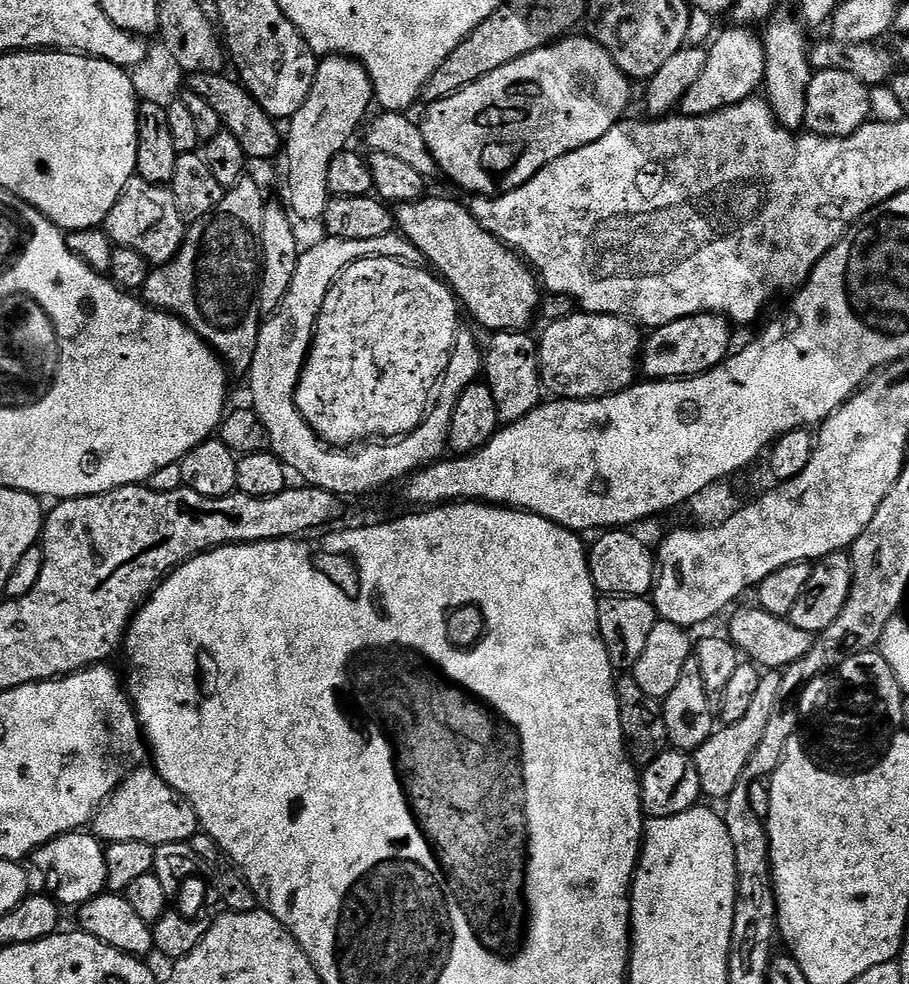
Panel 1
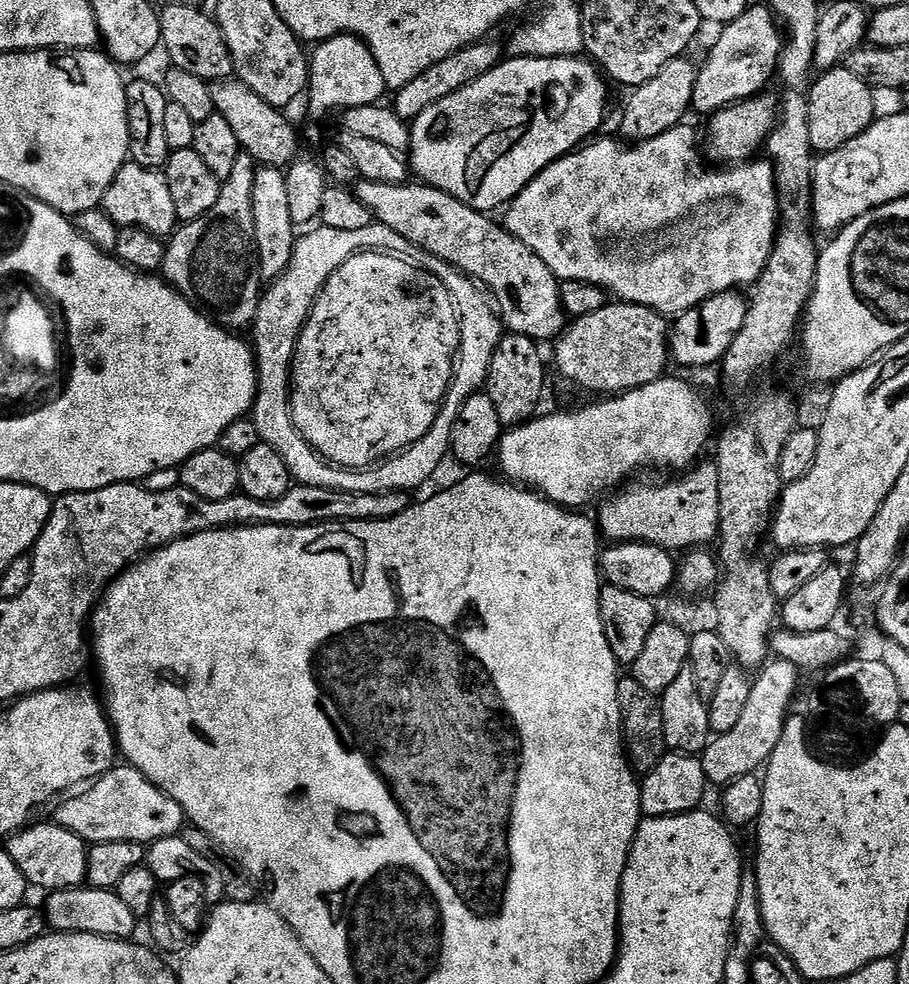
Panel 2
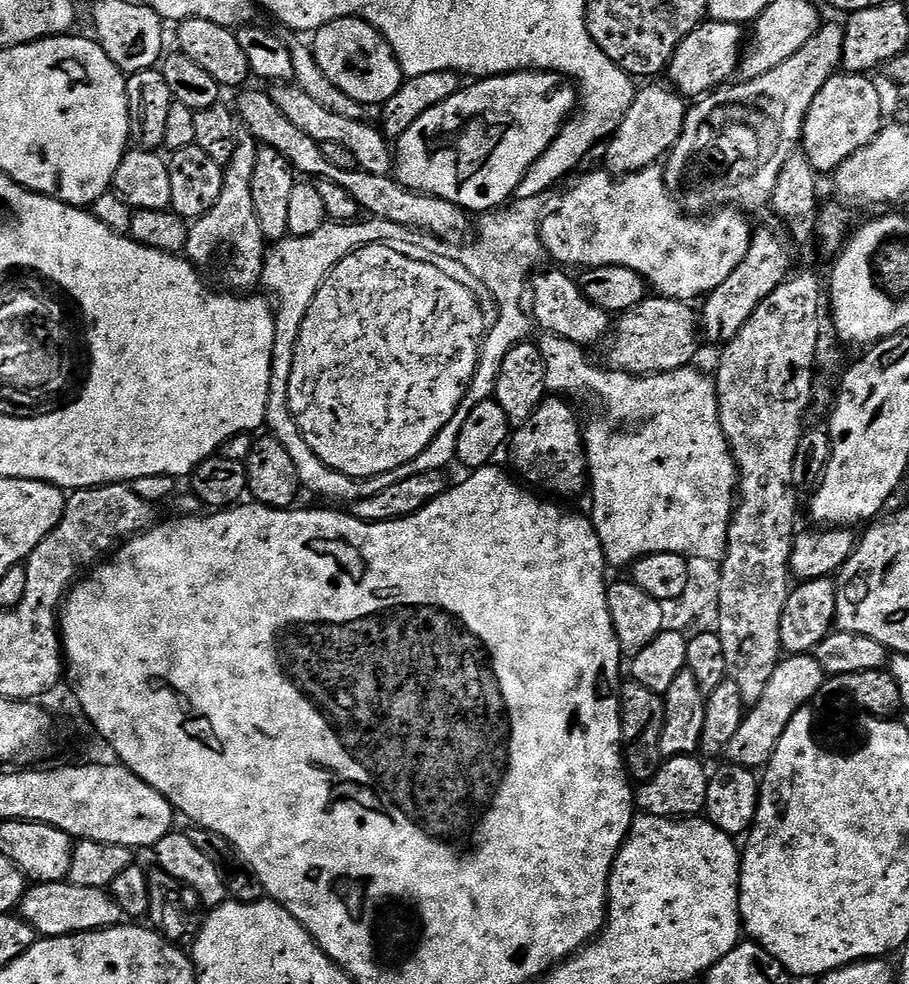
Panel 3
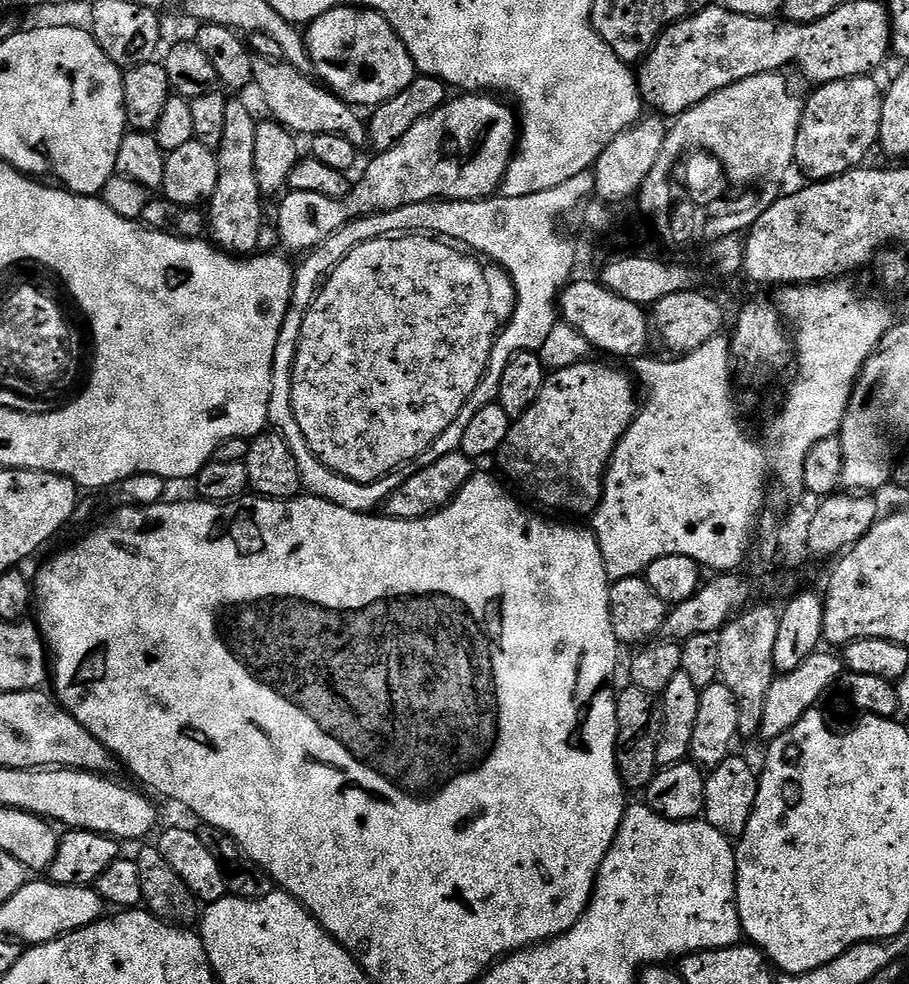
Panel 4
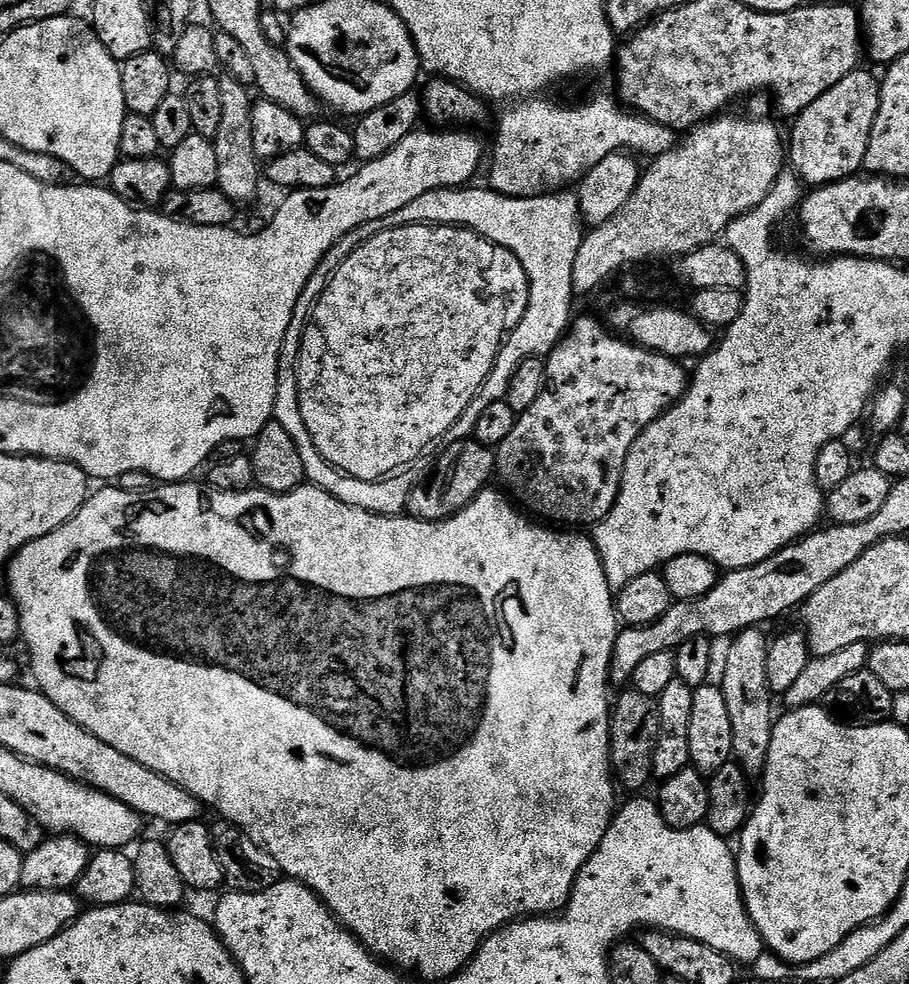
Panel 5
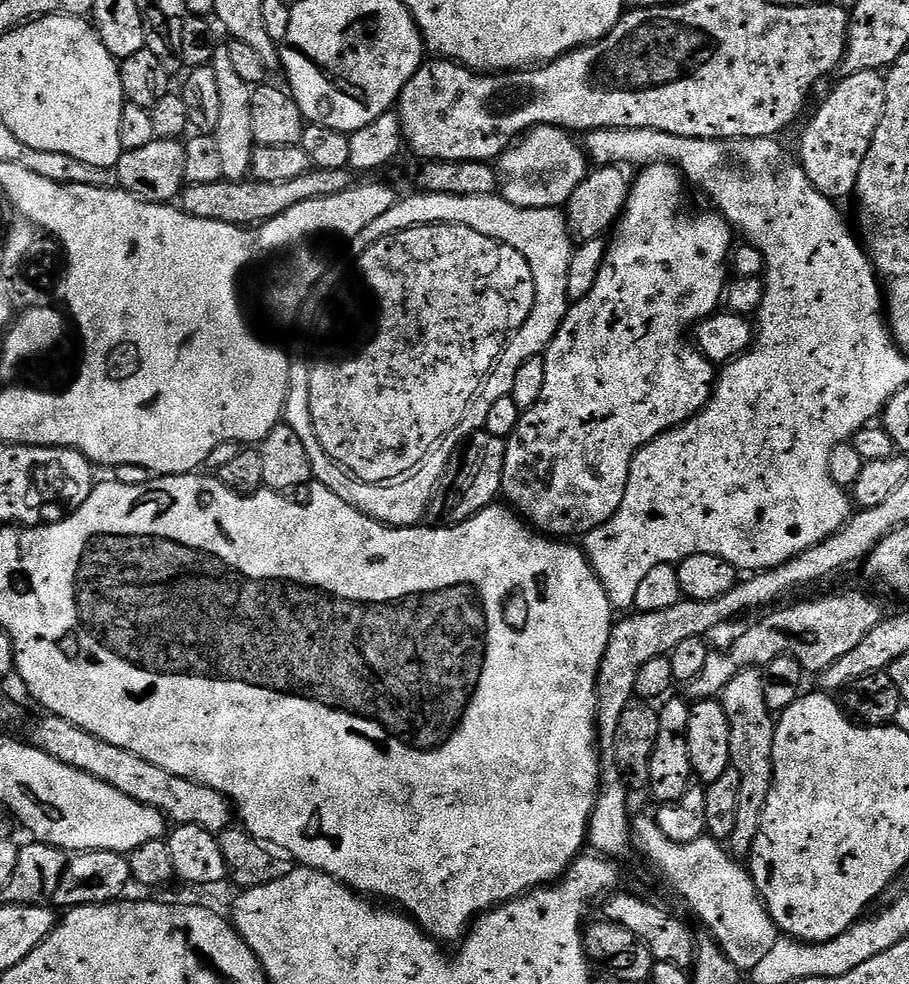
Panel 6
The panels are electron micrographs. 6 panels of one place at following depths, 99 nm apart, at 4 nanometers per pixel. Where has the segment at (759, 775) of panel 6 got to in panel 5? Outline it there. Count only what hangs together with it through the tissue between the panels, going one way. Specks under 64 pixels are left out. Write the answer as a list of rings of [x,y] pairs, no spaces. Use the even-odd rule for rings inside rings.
[[[759,627],[748,628],[731,641],[728,657],[724,660],[724,680],[719,681],[722,694],[726,694],[726,706],[730,709],[731,725],[734,726],[734,750],[732,755],[749,774],[763,773],[772,741],[772,699],[774,693],[766,678],[766,654],[769,637],[764,637]]]

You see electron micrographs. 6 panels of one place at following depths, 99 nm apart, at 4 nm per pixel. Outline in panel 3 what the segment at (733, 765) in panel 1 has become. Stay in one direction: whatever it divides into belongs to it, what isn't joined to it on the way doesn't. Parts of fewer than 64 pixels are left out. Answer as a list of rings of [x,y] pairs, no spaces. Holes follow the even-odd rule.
[[[785,655],[774,670],[762,698],[758,698],[758,702],[745,711],[742,726],[738,726],[728,747],[727,759],[731,763],[741,764],[743,768],[763,769],[778,746],[778,738],[782,738],[786,726],[790,726],[790,718],[794,718],[798,710],[806,708],[816,698],[825,679],[826,674],[815,655]]]

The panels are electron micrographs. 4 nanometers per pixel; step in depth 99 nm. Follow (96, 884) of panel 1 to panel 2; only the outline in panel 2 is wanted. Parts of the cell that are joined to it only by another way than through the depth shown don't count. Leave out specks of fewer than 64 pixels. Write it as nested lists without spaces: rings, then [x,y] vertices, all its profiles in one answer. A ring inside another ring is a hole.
[[[29,823],[28,827],[20,829],[6,840],[6,850],[24,872],[24,879],[33,889],[45,888],[48,894],[81,887],[88,879],[89,845],[78,838],[78,834],[66,830],[58,823],[36,823]]]

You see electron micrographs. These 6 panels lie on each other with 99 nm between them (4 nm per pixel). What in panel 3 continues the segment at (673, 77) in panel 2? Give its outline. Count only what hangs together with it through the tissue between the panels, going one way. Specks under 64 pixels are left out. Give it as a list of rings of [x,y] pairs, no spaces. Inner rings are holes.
[[[648,82],[648,84],[639,89],[634,98],[634,102],[630,106],[630,110],[626,110],[626,118],[622,118],[622,126],[618,126],[618,130],[610,137],[606,144],[606,168],[611,172],[613,177],[629,176],[632,172],[640,172],[643,168],[651,168],[659,165],[665,159],[667,153],[671,152],[672,147],[678,142],[678,138],[682,134],[684,119],[690,111],[685,97],[681,96],[675,88],[667,83],[656,84],[660,82]]]

